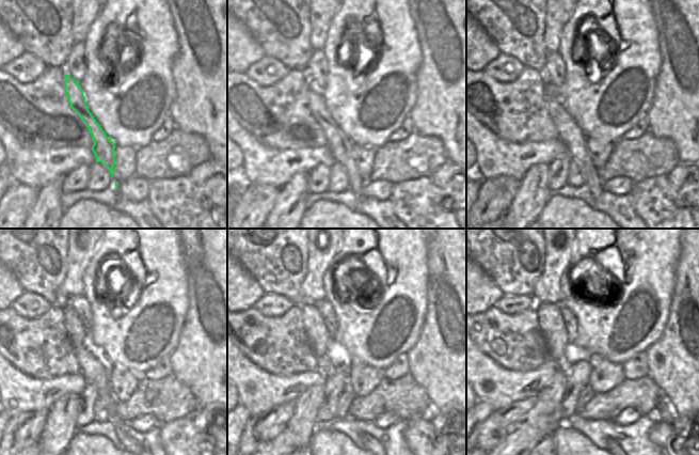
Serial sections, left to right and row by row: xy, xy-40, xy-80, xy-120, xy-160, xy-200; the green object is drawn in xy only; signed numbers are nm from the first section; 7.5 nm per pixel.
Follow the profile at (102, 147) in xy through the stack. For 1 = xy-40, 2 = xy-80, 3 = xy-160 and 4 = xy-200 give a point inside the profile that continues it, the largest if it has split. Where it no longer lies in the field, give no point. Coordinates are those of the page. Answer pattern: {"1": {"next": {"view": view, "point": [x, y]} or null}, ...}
{"1": {"next": {"view": "xy-40", "point": [340, 146]}}, "2": {"next": {"view": "xy-80", "point": [570, 132]}}, "3": {"next": {"view": "xy-160", "point": [370, 444]}}, "4": {"next": {"view": "xy-200", "point": [613, 445]}}}

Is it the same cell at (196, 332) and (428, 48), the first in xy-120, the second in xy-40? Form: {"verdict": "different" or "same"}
{"verdict": "same"}

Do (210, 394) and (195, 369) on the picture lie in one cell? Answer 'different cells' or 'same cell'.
same cell

